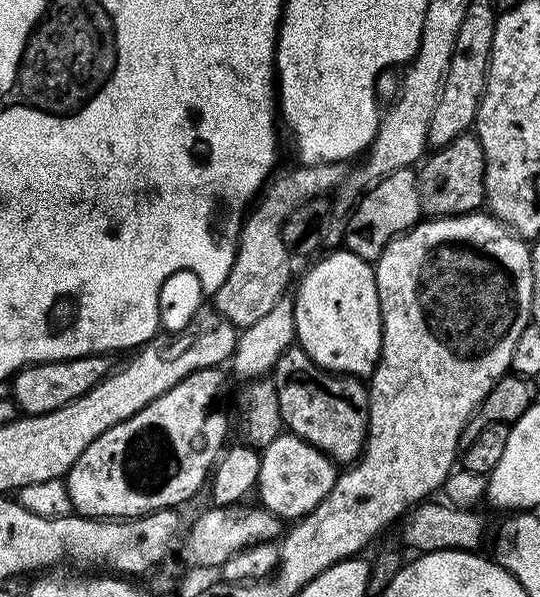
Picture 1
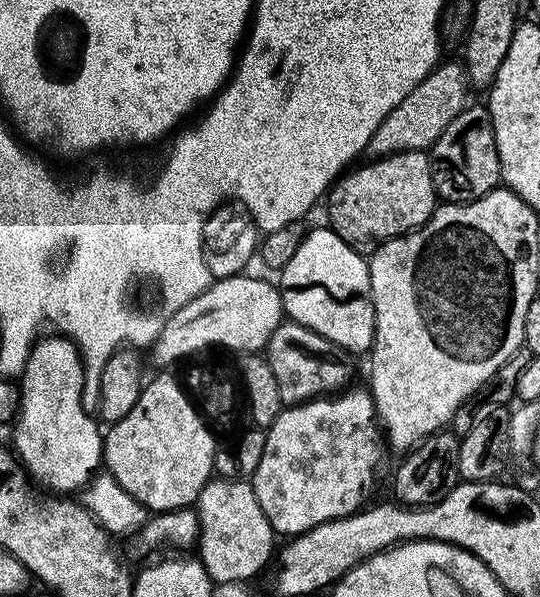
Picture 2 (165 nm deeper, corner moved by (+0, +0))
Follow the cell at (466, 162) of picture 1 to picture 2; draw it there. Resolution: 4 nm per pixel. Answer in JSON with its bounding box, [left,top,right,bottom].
[430,103,501,204]

